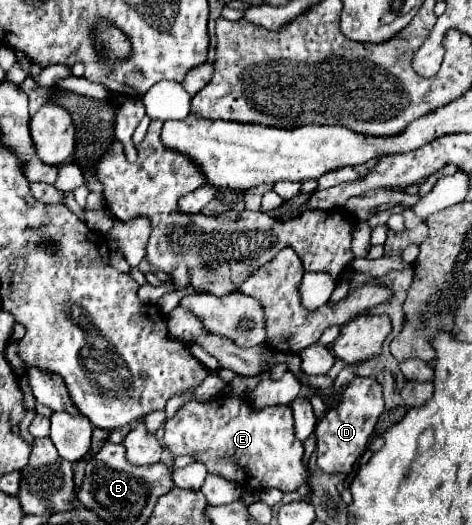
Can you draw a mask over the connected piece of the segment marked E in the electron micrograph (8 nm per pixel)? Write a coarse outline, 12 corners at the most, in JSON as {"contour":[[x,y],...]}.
{"contour":[[187,402],[163,444],[239,486],[309,482],[293,410]]}

